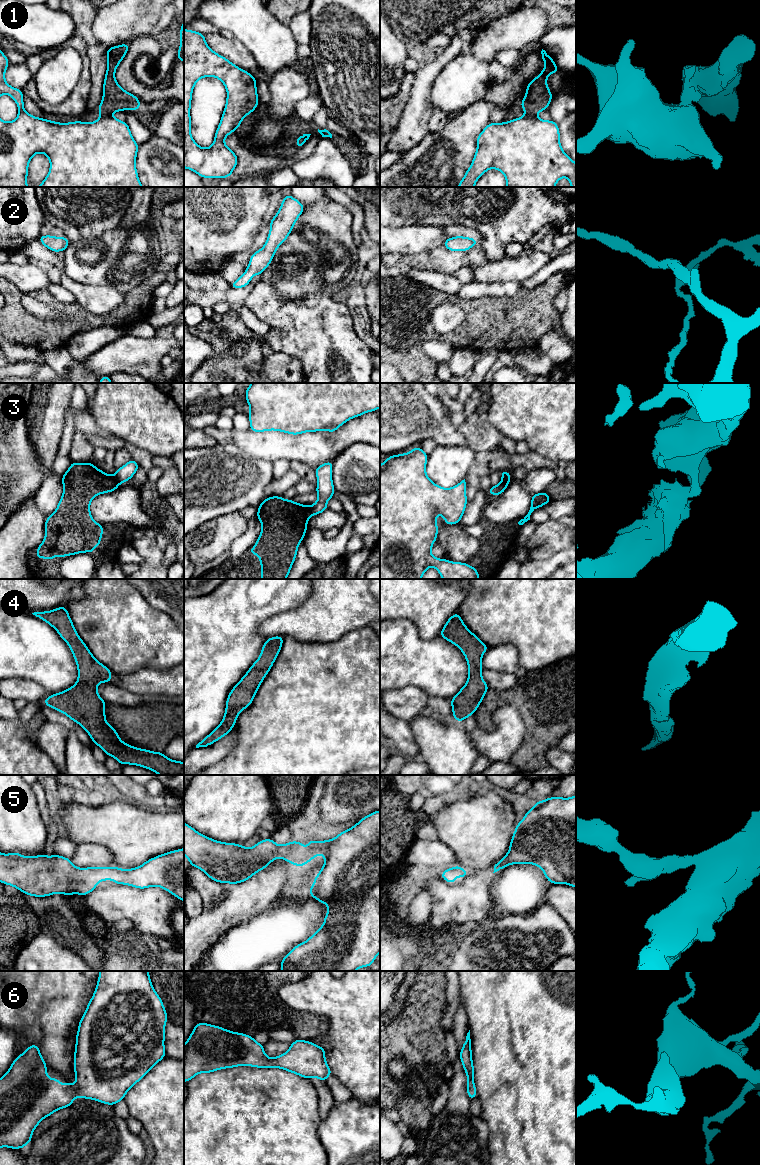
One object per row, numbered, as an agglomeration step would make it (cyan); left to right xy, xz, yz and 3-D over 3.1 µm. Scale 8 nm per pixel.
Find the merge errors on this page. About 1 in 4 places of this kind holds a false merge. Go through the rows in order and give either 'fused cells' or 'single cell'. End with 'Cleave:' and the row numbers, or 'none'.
1: fused cells
2: single cell
3: fused cells
4: single cell
5: single cell
6: single cell
Cleave: 1, 3

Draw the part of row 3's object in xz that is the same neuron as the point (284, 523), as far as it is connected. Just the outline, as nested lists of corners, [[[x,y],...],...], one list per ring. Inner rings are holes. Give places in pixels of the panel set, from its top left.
[[[281,496],[267,497],[259,506],[256,514],[262,524],[255,546],[249,554],[258,555],[261,564],[261,579],[286,579],[297,556],[300,542],[307,531],[307,523],[312,515],[312,506],[285,500]]]

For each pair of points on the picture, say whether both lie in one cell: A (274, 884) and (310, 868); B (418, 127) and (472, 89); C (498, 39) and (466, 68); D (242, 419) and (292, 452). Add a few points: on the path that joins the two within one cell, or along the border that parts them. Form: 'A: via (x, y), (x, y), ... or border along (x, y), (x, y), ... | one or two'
A: border along (295, 875), (290, 887), (282, 895) | two
B: border along (431, 86), (431, 105), (434, 109) | two
C: border along (471, 52), (478, 59), (489, 63) | two
D: border along (233, 429), (248, 430) | two

